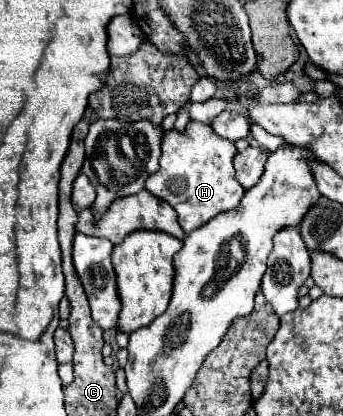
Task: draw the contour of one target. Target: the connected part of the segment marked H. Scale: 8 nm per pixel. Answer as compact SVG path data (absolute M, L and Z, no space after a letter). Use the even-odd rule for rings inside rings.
M189 121L185 131L163 131L159 171L147 177L145 189L175 209L185 235L189 235L215 215L235 209L245 195L245 189L235 179L235 153L237 149L231 141L215 135L215 131L203 123Z

